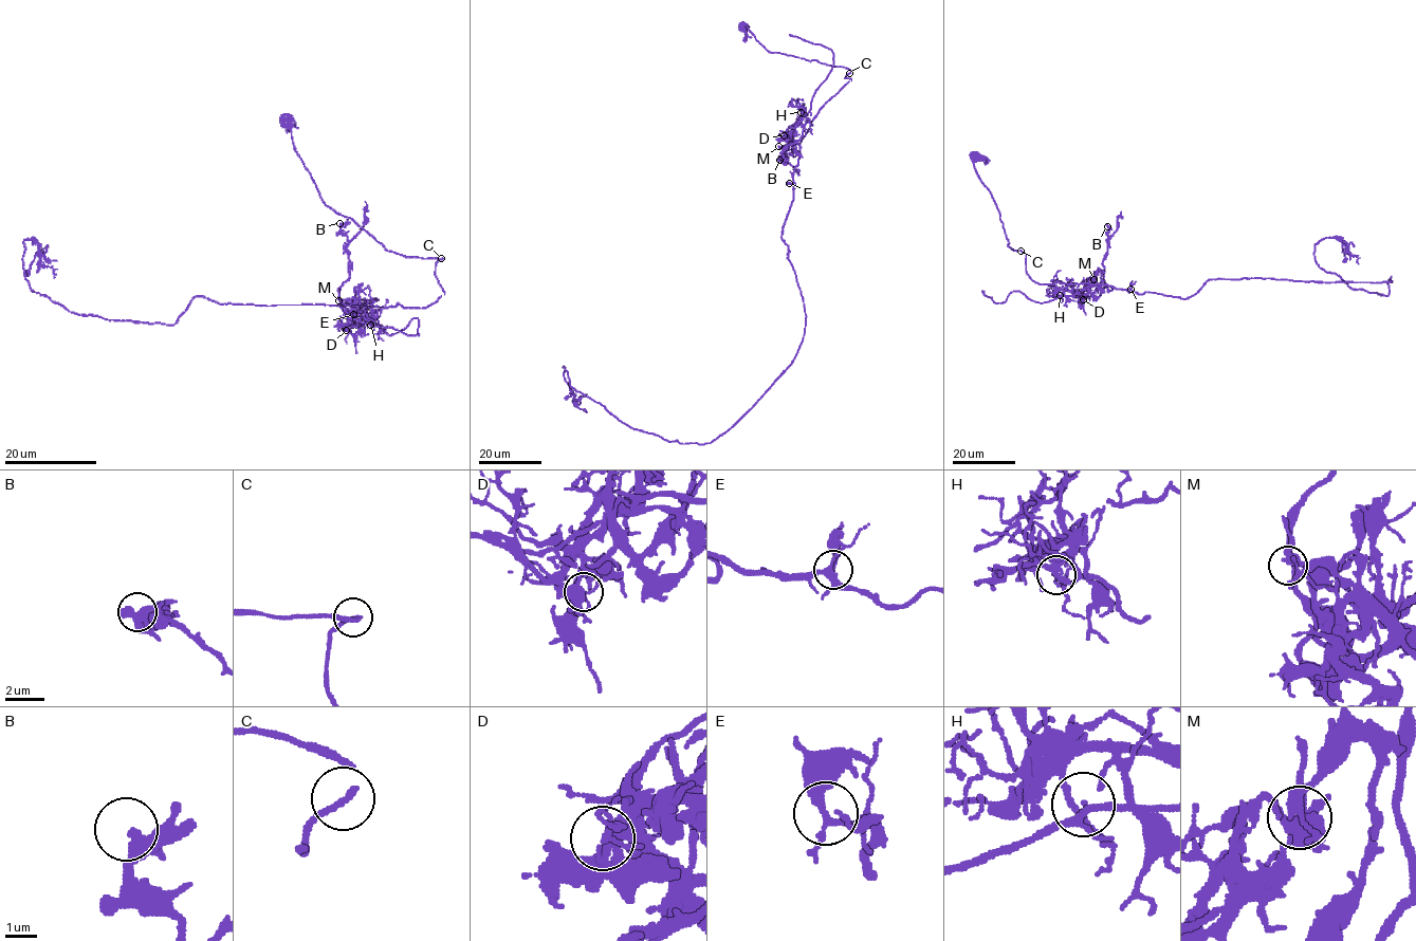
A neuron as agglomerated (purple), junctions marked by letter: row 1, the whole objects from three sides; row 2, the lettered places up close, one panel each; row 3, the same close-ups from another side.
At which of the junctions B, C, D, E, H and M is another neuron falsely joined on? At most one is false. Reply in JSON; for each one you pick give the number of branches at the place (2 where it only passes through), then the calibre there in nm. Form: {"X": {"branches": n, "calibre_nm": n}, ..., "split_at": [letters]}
{"D": {"branches": 3, "calibre_nm": 150}, "split_at": ["D"]}

